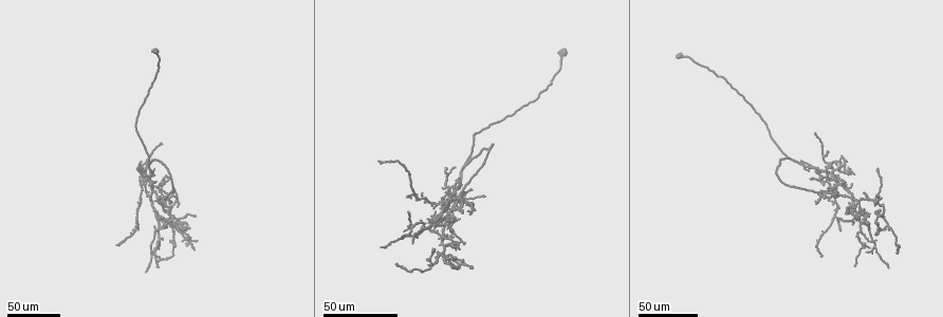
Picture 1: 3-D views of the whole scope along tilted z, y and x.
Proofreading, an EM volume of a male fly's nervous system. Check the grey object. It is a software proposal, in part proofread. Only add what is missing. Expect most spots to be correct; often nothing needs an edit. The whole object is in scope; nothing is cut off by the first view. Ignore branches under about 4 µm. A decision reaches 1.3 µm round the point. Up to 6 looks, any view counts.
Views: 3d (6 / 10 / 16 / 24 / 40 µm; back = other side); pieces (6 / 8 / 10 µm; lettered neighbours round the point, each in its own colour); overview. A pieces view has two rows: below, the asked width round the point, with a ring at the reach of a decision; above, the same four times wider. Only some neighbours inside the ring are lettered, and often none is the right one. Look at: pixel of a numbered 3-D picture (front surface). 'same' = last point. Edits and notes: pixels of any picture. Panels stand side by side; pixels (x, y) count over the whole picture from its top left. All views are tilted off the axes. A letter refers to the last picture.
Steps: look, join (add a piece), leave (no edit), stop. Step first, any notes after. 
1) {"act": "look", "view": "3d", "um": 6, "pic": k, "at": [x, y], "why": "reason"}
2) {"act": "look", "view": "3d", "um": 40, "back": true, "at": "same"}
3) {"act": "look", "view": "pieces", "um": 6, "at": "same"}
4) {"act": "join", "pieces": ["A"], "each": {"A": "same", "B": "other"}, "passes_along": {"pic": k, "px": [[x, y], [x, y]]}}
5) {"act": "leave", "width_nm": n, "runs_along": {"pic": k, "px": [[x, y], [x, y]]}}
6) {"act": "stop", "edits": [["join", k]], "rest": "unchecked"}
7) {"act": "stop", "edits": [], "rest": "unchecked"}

{"act": "look", "view": "3d", "um": 40, "pic": 1, "at": [147, 270], "why": "an open end"}

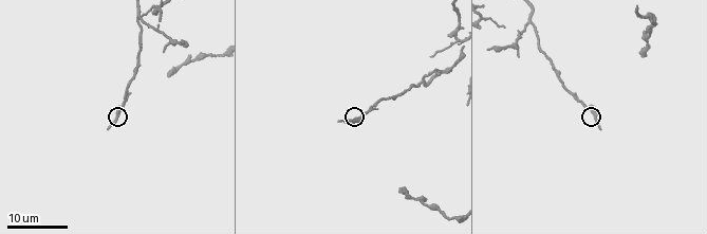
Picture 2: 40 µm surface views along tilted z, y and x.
{"act": "look", "view": "pieces", "um": 8, "pic": 2, "at": [108, 127]}

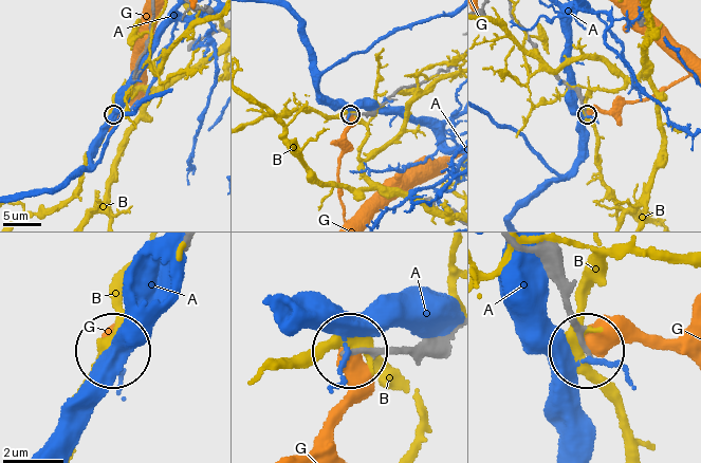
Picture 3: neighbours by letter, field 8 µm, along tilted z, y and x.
{"act": "leave", "width_nm": 140, "each": {"A": "other", "B": "other", "G": "other"}, "found": "none of them fits"}

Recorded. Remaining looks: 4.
{"act": "look", "view": "3d", "um": 24, "pic": 1, "at": [853, 185], "why": "an open end"}

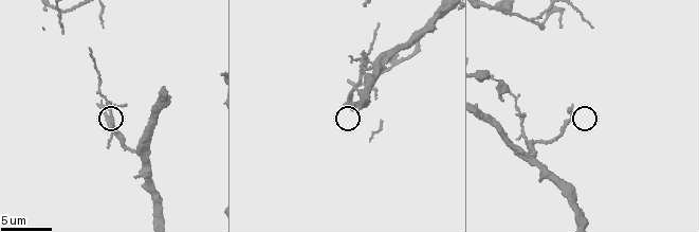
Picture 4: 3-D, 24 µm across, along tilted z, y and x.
{"act": "look", "view": "pieces", "um": 10, "pic": 4, "at": [101, 101]}

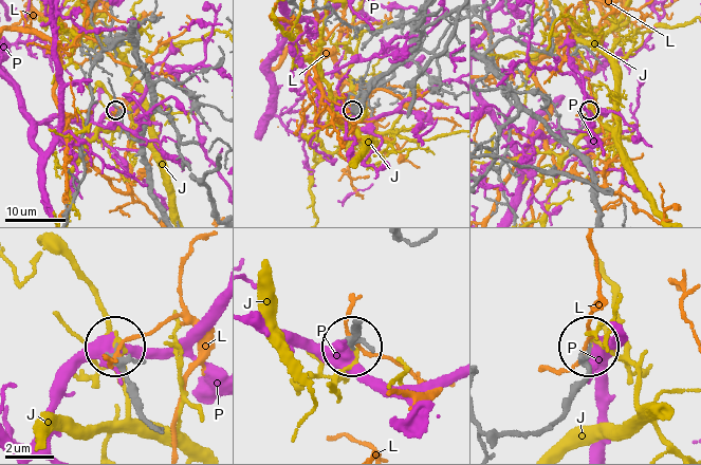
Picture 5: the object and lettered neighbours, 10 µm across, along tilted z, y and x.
{"act": "leave", "each": {"J": "other", "L": "other", "P": "other"}, "found": "none of them fits"}

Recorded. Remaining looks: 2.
{"act": "look", "view": "3d", "um": 24, "pic": 1, "at": [827, 183], "why": "an open end"}

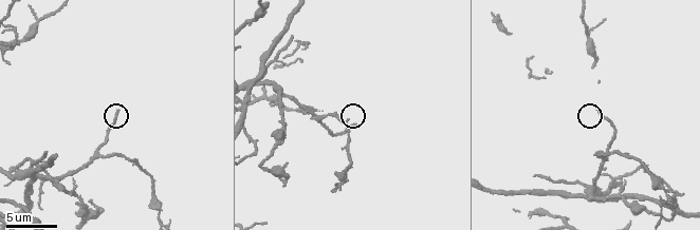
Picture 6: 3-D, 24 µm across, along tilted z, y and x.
{"act": "look", "view": "pieces", "um": 10, "pic": 6, "at": [352, 123], "why": "see the neighbours"}

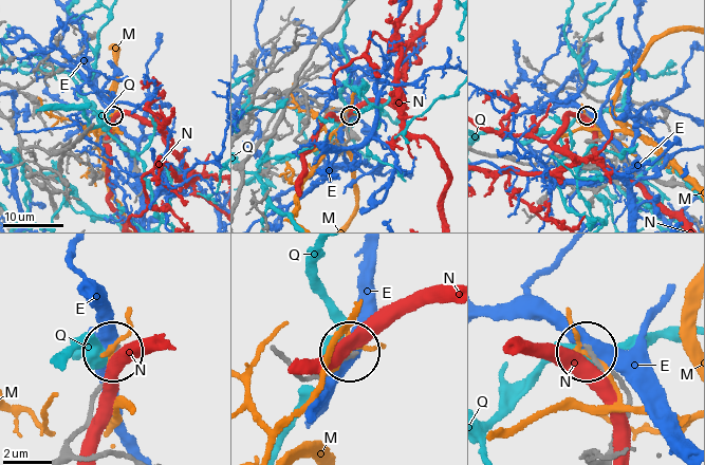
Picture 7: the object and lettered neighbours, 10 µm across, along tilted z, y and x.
{"act": "leave", "width_nm": 160, "each": {"E": "other", "M": "other", "N": "other", "Q": "other"}, "runs_along": {"pic": 7, "px": [[278, 351], [311, 378], [348, 352]]}, "found": "no lettered piece goes on from it"}

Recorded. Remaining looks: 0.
{"act": "stop", "edits": [], "rest": "unchecked"}

